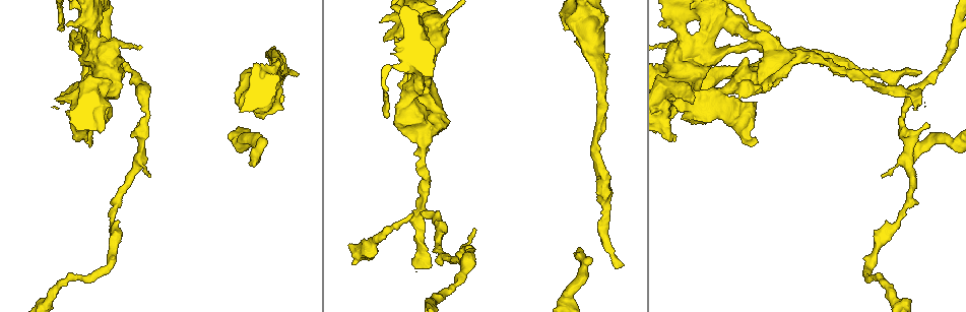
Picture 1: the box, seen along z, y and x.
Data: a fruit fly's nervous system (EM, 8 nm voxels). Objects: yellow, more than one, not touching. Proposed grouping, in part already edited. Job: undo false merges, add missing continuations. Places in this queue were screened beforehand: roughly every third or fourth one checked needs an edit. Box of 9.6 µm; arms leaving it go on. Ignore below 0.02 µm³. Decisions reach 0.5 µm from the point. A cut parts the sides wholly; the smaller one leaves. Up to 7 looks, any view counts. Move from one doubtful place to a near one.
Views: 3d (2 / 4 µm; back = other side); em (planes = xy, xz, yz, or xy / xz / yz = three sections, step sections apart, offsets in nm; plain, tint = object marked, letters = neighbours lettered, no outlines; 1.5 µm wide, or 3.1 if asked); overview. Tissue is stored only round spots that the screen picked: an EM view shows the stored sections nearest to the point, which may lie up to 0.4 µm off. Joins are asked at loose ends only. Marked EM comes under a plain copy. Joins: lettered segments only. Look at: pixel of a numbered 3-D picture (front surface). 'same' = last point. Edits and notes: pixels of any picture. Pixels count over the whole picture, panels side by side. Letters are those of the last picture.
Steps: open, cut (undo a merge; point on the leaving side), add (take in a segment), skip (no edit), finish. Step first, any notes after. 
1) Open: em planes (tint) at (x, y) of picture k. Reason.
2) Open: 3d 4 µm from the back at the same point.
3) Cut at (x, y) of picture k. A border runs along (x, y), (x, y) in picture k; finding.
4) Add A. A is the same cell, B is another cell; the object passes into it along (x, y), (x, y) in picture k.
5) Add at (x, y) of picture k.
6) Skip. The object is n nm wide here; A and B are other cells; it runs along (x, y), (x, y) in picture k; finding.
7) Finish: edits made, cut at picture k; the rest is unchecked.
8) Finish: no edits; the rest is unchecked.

Open: em planes (letters) at (917, 107) of picture 1.

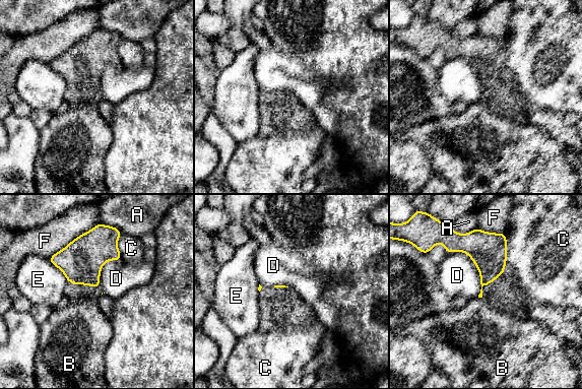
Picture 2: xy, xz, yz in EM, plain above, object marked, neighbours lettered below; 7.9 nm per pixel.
Skip. A, B, C, D, E and F are other cells; a border runs along (456, 251), (476, 267), (478, 296) in picture 2; none of them fits.

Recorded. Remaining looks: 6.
Open: em xy step 4 (tint) at (148, 177) of picture 1. An open end.

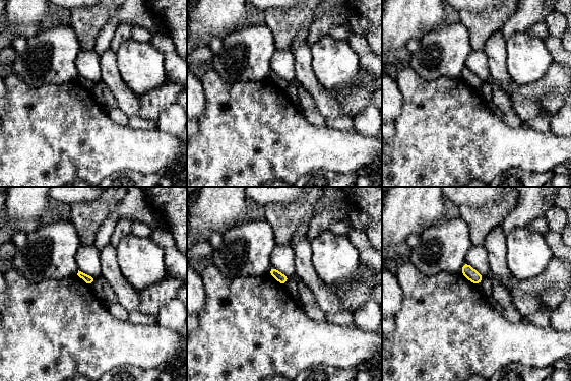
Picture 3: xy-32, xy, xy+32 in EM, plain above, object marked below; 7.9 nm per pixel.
Open: em planes (letters) at the same point. Cut it another way.

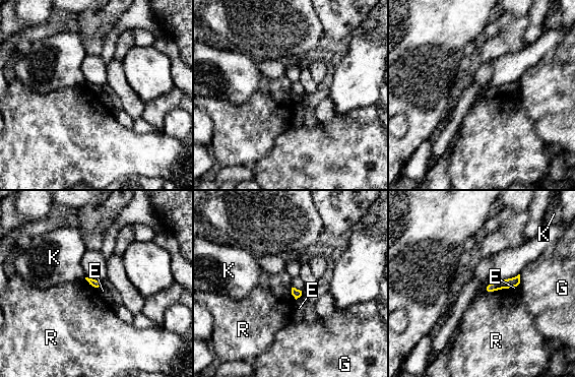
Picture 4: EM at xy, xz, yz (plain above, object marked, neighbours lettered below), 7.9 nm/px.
Skip. E, G, K and R are other cells; it runs along (517, 278), (488, 290) in picture 4; none of them fits.

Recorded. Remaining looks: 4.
Open: 3d 2 µm at (405, 220) of picture 1. A narrow waist.

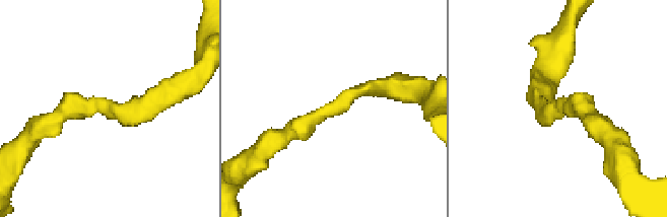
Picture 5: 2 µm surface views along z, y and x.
Open: em xz step 4 (tint) at (105, 104) of picture 5. Need the tissue.

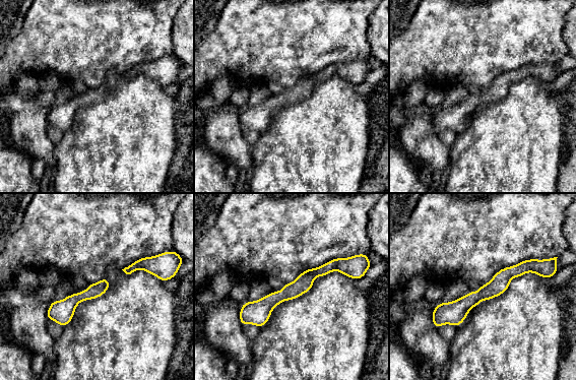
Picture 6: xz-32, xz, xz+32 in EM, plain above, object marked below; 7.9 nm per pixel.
Open: em planes (letters) at the same point. Another direction.

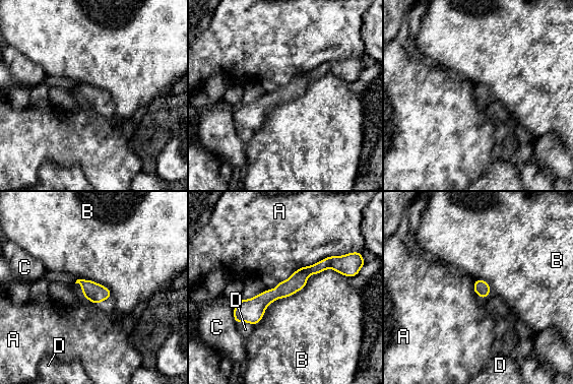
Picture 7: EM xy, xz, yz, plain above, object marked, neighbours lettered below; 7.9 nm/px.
Skip. A, B, C and D are other cells; it runs along (342, 267), (307, 270), (237, 319) in picture 7; continuous, no second cell.

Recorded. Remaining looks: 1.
Finish: no edits; the rest is unchecked.

